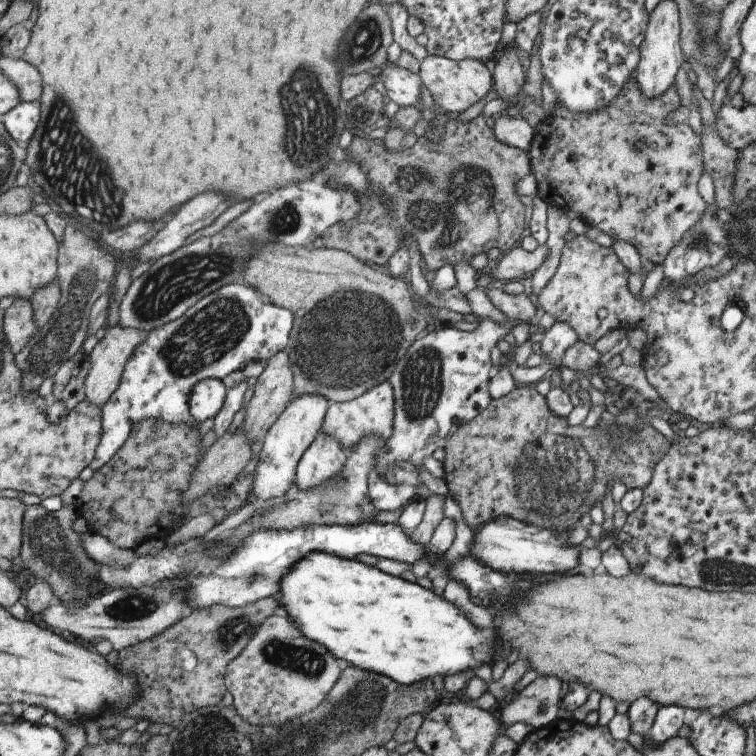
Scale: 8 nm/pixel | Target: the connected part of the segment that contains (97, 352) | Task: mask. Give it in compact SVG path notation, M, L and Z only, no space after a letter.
M113 326L105 332L105 338L95 346L95 350L91 352L91 372L87 378L87 400L95 402L97 406L105 408L105 404L113 398L113 394L117 394L117 390L121 388L121 380L125 378L125 370L129 366L129 362L133 360L135 352L151 338L149 330L137 330L137 328L125 328L125 326Z

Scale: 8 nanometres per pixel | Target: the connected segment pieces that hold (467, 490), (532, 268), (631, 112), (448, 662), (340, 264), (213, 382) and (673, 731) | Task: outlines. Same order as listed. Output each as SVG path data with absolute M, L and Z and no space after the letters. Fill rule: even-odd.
M515 386L509 394L499 400L491 400L477 418L459 426L455 434L445 442L445 460L443 460L443 480L449 488L449 496L459 504L463 512L463 520L475 530L495 518L515 518L525 524L533 524L539 528L553 528L557 532L571 532L579 518L589 512L595 502L601 502L605 490L613 486L615 480L621 480L627 490L639 488L643 490L661 458L665 458L671 444L647 422L639 422L635 426L637 438L633 442L625 440L613 422L613 416L599 420L593 430L583 430L581 426L571 428L567 418L557 418L549 406L545 396L537 394L533 386ZM617 434L621 438L619 452L611 450L611 436Z
M517 244L513 250L509 250L507 254L501 256L501 260L497 262L495 270L491 270L491 274L483 274L483 272L477 274L477 278L475 278L477 280L477 288L487 290L489 282L493 282L493 280L499 280L499 282L501 280L517 282L517 280L523 278L523 274L537 272L539 266L545 262L547 252L549 252L549 248L545 244L539 246L533 252L527 252L527 250L523 250Z
M627 80L609 106L591 114L577 114L555 104L553 114L537 124L533 142L527 150L531 170L539 186L537 196L559 210L577 212L589 228L599 228L603 234L613 238L613 242L629 242L635 246L639 256L651 264L663 264L669 250L689 228L697 224L697 220L701 220L701 214L707 210L707 204L703 204L697 192L697 180L705 170L701 138L693 134L689 124L667 124L669 114L677 108L679 96L675 84L671 84L663 94L647 98L639 90L637 80ZM563 156L573 156L575 160L571 162Z
M313 552L293 566L289 576L281 580L277 600L301 632L323 646L327 646L347 666L357 666L367 672L387 676L399 684L415 684L427 676L447 676L461 670L471 670L477 664L489 662L491 646L487 640L457 608L417 584L379 572L375 566L361 564L359 560L343 558L339 554Z
M267 244L259 248L247 262L243 280L257 288L273 304L293 310L293 330L289 338L289 356L295 368L295 398L305 394L323 394L331 402L353 402L367 390L389 380L401 358L413 342L429 330L429 322L411 306L411 288L407 278L393 278L379 266L365 264L357 256L343 250Z
M211 378L211 380L199 382L193 388L193 394L189 398L189 406L195 422L201 424L209 418L217 418L225 408L227 396L229 396L229 390L225 388L223 380Z
M661 706L657 710L651 732L647 736L647 740L651 742L651 748L659 748L663 742L675 738L681 724L683 724L683 708L679 708L679 706Z

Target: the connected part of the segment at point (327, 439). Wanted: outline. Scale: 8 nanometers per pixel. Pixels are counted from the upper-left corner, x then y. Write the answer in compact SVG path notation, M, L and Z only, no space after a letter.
M321 432L313 446L301 458L301 466L297 470L297 488L311 490L327 480L335 480L341 476L345 464L349 462L349 452L341 444L341 440L333 434Z

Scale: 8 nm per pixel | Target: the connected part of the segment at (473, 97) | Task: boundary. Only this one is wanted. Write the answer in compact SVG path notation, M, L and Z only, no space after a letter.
M429 56L421 60L419 64L419 76L421 82L425 84L425 88L431 92L433 96L433 112L457 112L461 114L463 110L467 110L471 104L479 102L491 88L493 88L493 74L489 74L489 70L485 68L485 62L481 60L449 60L443 56Z

